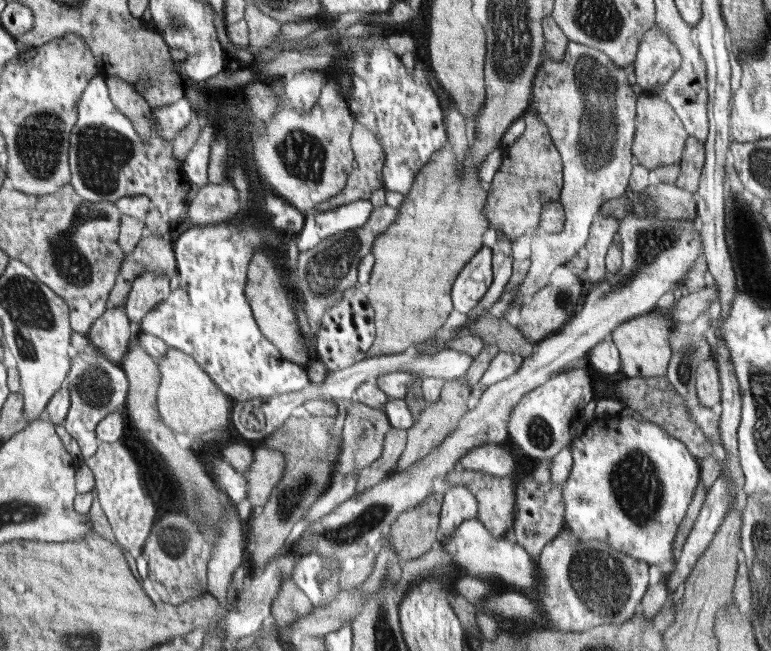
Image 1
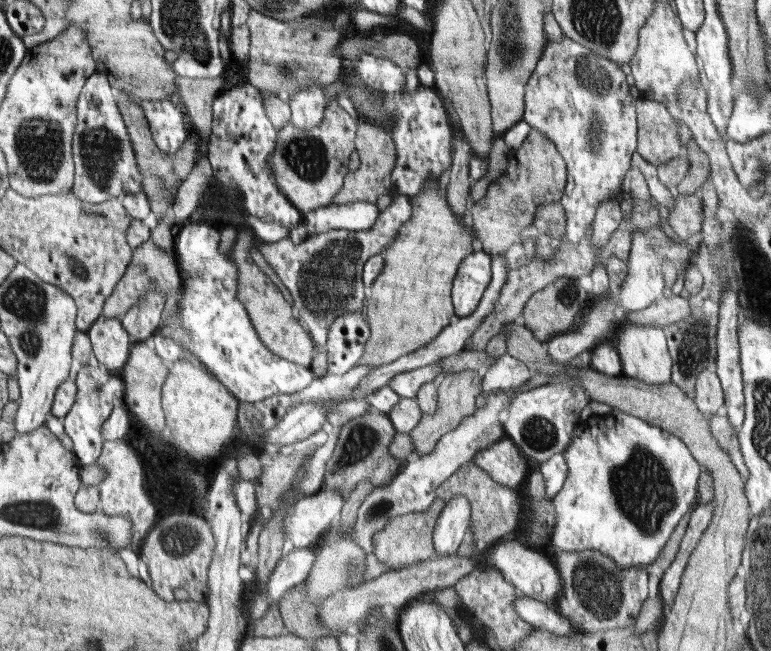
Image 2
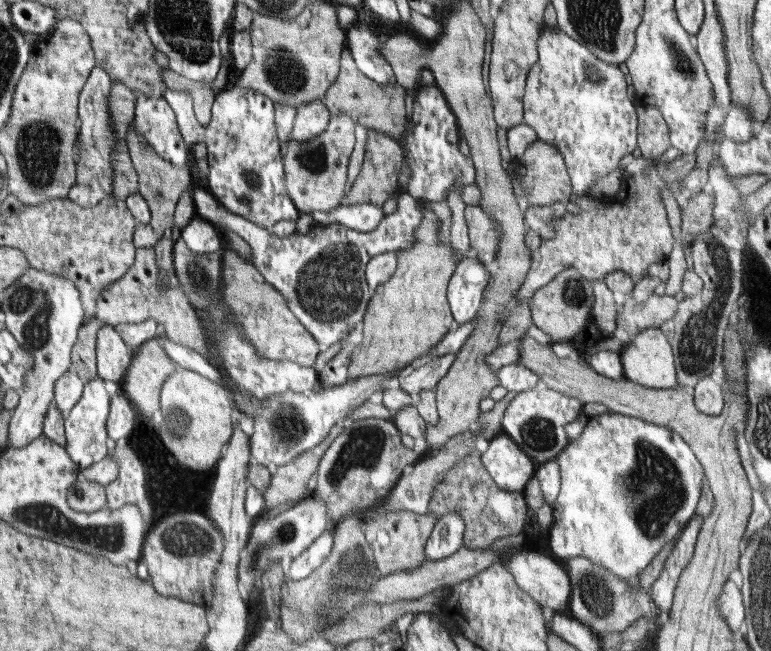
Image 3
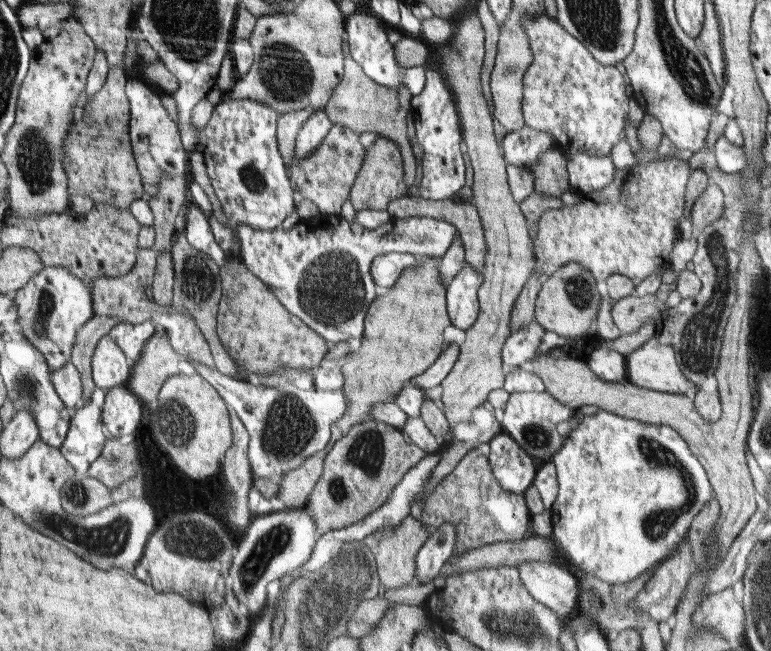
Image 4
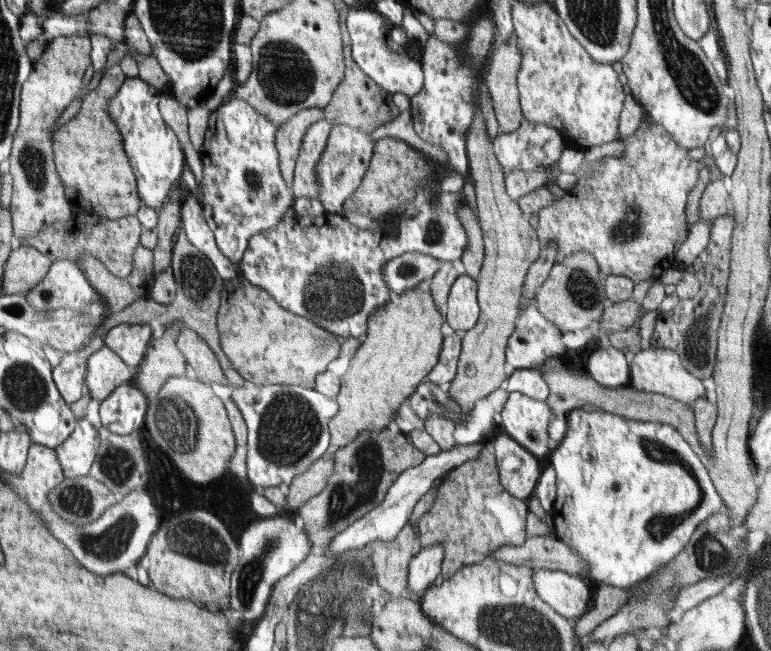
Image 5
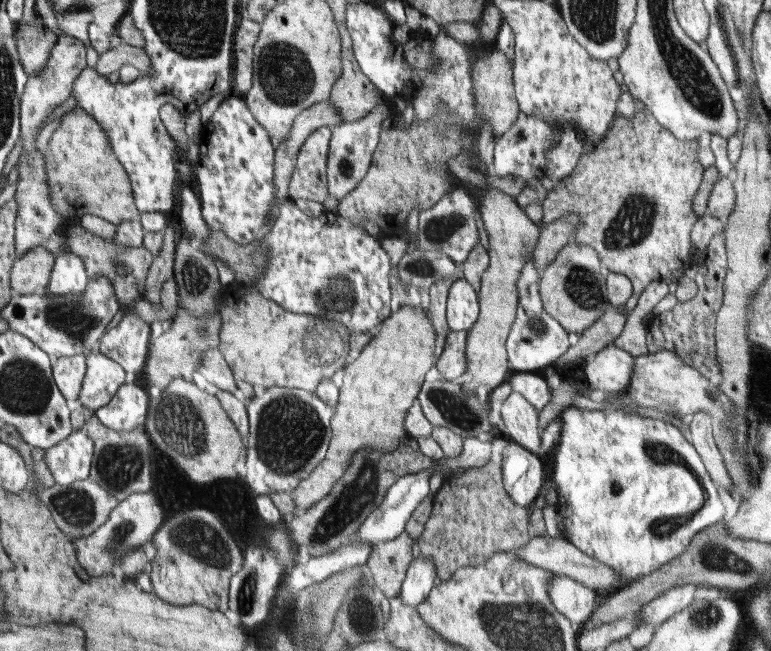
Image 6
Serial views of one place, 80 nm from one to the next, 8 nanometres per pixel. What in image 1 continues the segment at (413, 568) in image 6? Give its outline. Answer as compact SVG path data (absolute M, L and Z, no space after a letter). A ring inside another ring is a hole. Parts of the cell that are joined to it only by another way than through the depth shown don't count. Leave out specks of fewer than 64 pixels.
M452 486L446 489L439 516L438 540L449 539L452 533L468 519L476 519L478 502L466 486Z

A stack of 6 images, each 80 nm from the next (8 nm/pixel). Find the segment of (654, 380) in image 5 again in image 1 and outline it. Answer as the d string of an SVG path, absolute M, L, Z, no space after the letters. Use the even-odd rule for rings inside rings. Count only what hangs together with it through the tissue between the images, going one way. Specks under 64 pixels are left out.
M660 309L627 320L617 326L611 334L621 363L621 371L628 378L660 378L667 376L671 360L670 333L676 322L672 322Z

